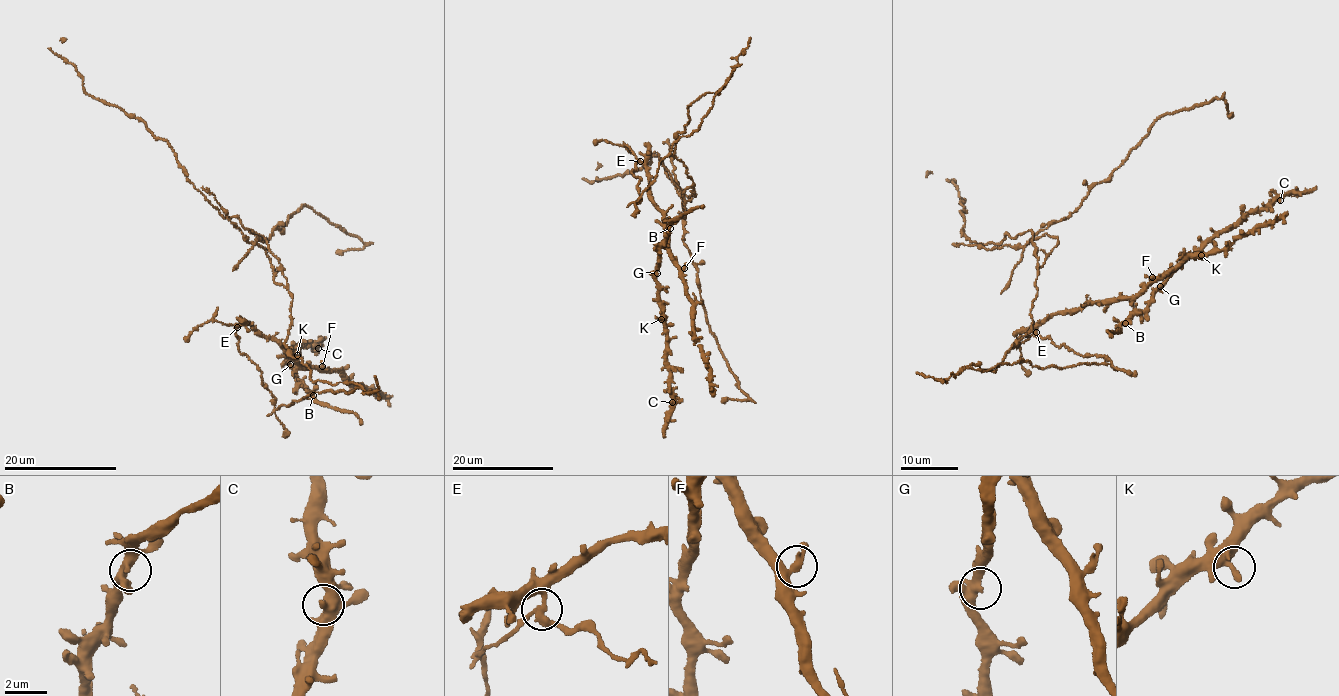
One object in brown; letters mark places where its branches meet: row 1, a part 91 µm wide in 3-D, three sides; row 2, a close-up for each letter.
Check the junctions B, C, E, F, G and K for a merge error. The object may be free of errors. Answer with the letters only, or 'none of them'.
E

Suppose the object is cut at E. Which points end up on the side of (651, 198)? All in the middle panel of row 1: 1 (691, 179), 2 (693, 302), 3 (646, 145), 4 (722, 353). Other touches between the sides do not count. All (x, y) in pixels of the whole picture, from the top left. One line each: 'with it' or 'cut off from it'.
1: cut off from it
2: with it
3: with it
4: cut off from it

